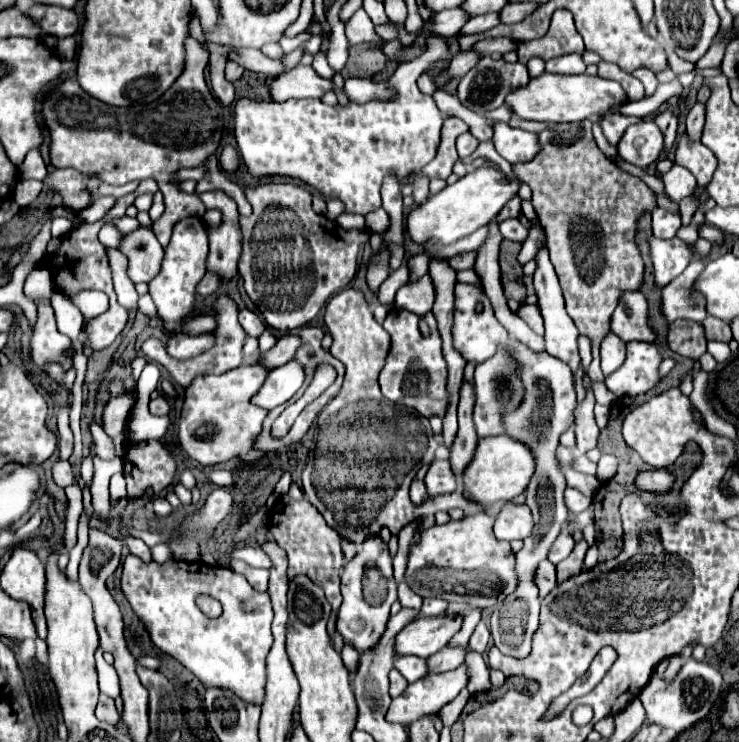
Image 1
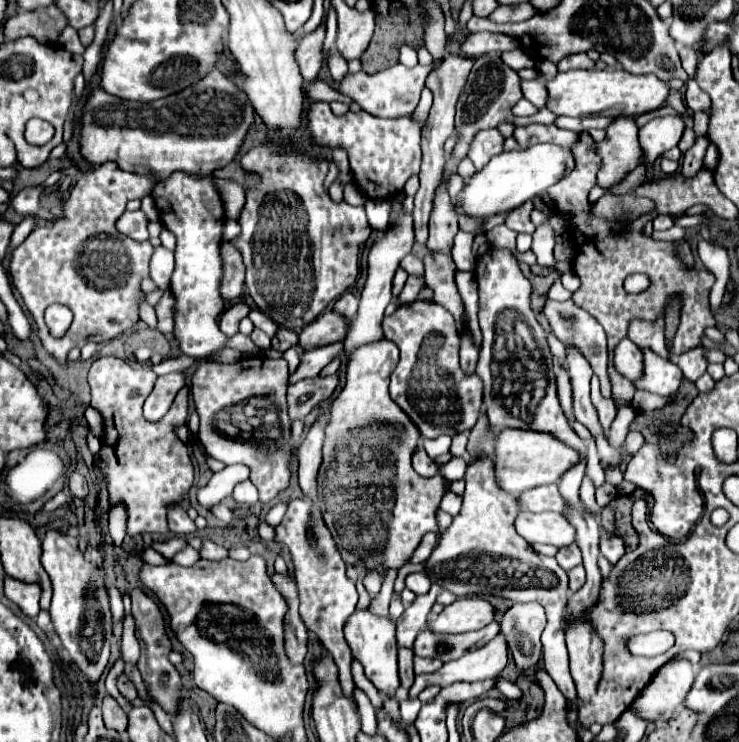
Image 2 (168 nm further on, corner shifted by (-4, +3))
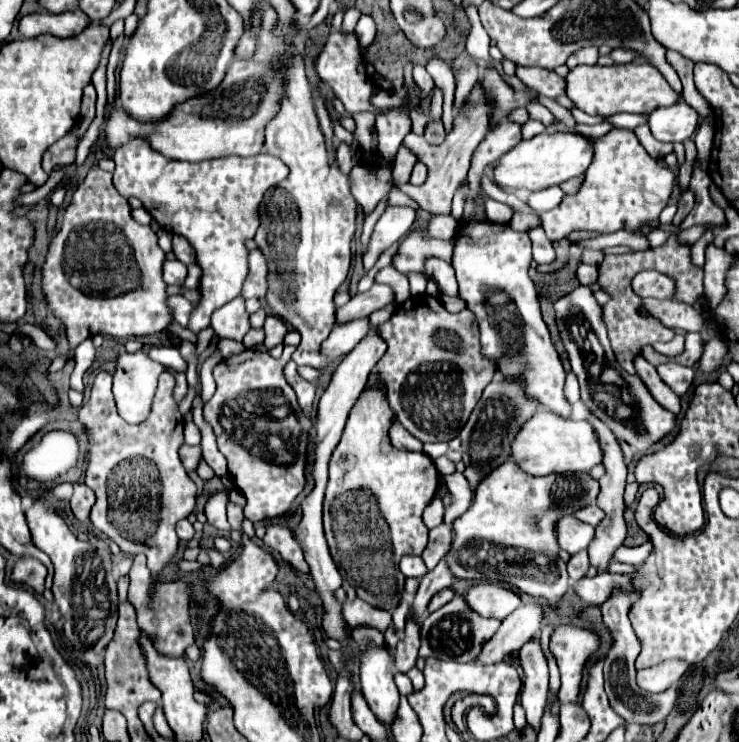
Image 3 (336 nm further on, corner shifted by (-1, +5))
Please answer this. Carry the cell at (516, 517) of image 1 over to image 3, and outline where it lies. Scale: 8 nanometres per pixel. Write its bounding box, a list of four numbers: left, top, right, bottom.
[554,515,594,553]

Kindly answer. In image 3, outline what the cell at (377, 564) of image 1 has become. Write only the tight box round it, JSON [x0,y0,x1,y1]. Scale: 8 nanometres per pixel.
[360,645,398,723]

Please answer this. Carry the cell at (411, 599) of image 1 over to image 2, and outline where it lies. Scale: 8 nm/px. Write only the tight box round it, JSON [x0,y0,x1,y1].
[405,573,431,595]

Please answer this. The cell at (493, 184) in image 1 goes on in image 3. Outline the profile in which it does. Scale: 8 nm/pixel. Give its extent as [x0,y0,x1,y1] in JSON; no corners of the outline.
[492,131,592,191]

